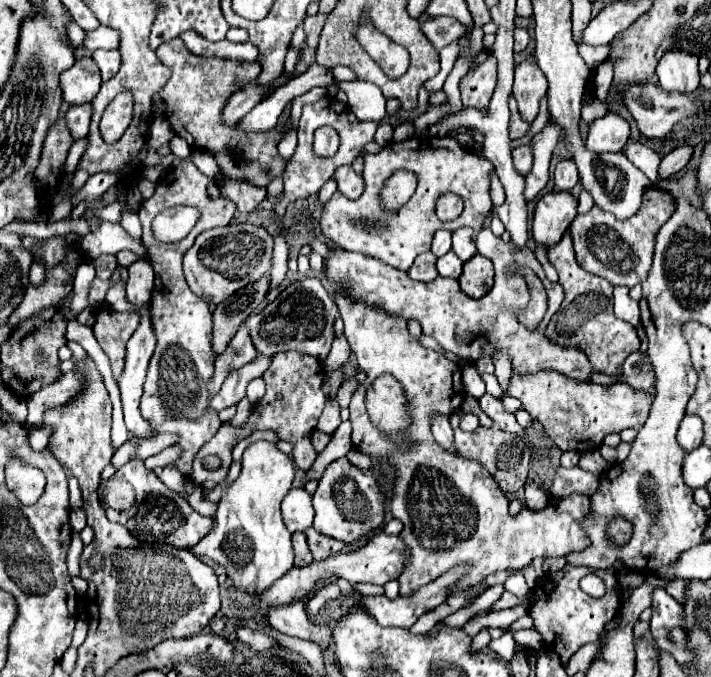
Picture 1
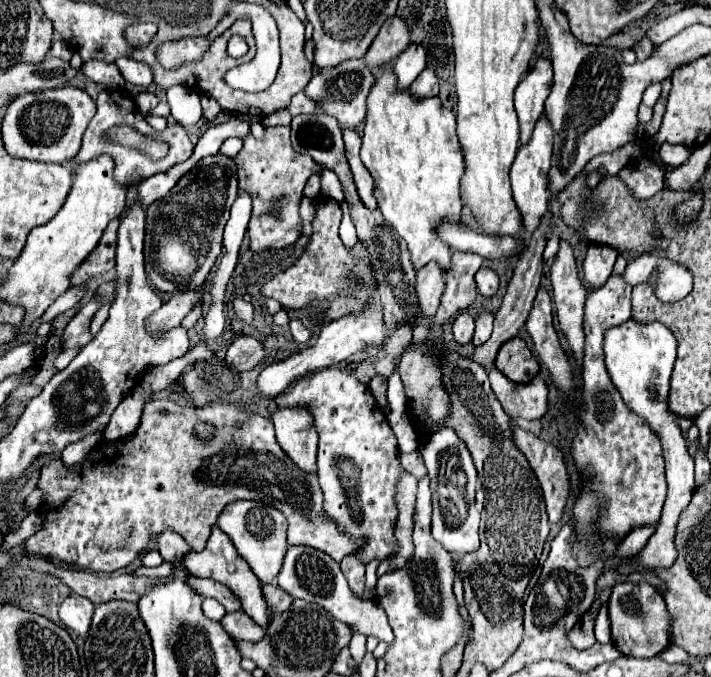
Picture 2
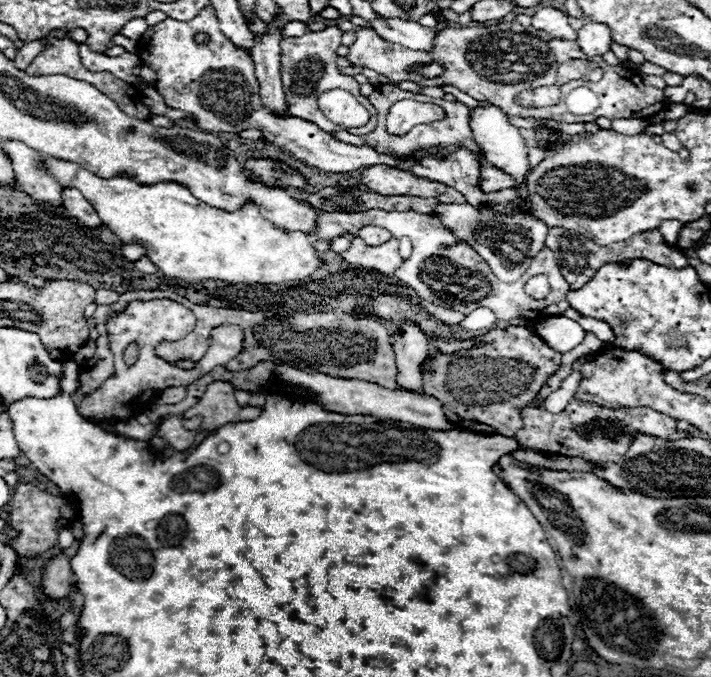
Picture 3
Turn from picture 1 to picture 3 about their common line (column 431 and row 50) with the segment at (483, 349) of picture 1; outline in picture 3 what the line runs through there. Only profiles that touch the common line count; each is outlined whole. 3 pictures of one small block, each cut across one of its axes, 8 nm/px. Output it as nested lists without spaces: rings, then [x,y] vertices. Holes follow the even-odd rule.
[[[328,26],[322,32],[306,32],[300,38],[282,38],[280,46],[282,46],[282,84],[284,84],[284,96],[286,96],[286,104],[288,104],[288,112],[292,116],[298,116],[302,120],[314,122],[320,128],[324,128],[326,132],[338,132],[338,130],[346,130],[355,135],[368,134],[376,128],[376,114],[374,114],[374,106],[370,104],[368,98],[362,98],[362,104],[372,112],[372,118],[366,126],[360,128],[350,128],[343,125],[330,122],[318,108],[318,96],[320,92],[326,92],[328,88],[344,88],[348,92],[358,92],[360,94],[360,84],[352,78],[352,76],[344,76],[338,72],[336,60],[338,60],[338,46],[340,46],[340,38],[342,38],[342,30],[338,30],[336,26]]]

